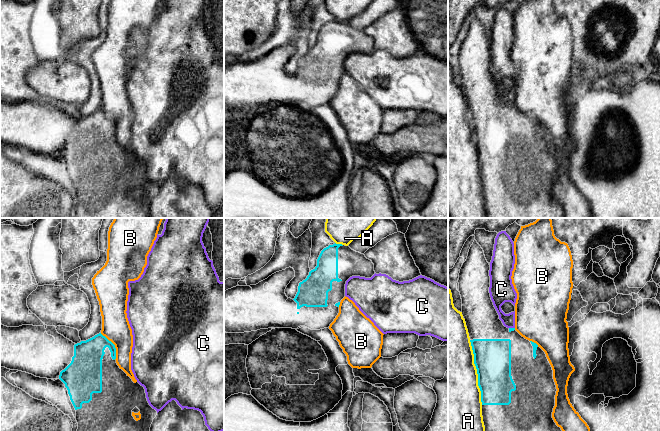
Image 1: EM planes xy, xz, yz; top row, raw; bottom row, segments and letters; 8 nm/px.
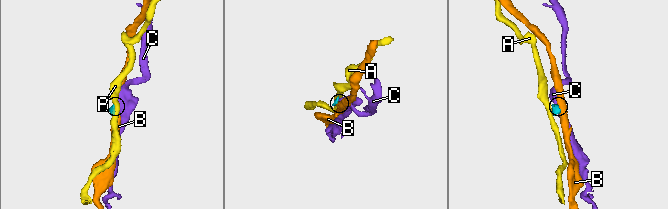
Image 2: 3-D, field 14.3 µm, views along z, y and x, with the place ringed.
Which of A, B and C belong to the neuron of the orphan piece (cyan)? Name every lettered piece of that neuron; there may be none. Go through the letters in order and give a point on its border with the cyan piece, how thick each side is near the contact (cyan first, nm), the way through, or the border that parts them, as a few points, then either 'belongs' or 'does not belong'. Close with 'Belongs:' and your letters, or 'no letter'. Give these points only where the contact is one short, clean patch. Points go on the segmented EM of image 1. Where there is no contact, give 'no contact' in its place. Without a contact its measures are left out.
A: yz (477, 372) | 300/480 nm | does not belong
B: xy (114, 345) | 240/220 nm | along xy (100, 333), (114, 345), (115, 359) | does not belong
C: yz (512, 328) | 30/110 nm | along yz (509, 327), (514, 328) | does not belong
Belongs: no letter

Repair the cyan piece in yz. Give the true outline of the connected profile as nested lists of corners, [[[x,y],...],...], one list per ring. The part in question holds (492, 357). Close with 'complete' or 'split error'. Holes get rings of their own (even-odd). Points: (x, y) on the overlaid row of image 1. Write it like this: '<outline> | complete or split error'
[[[474,240],[458,283],[478,374],[485,431],[562,431],[552,418],[557,391],[552,367],[536,343],[522,337],[515,328],[505,327],[499,319],[489,293],[489,270],[484,251]]] | split error

